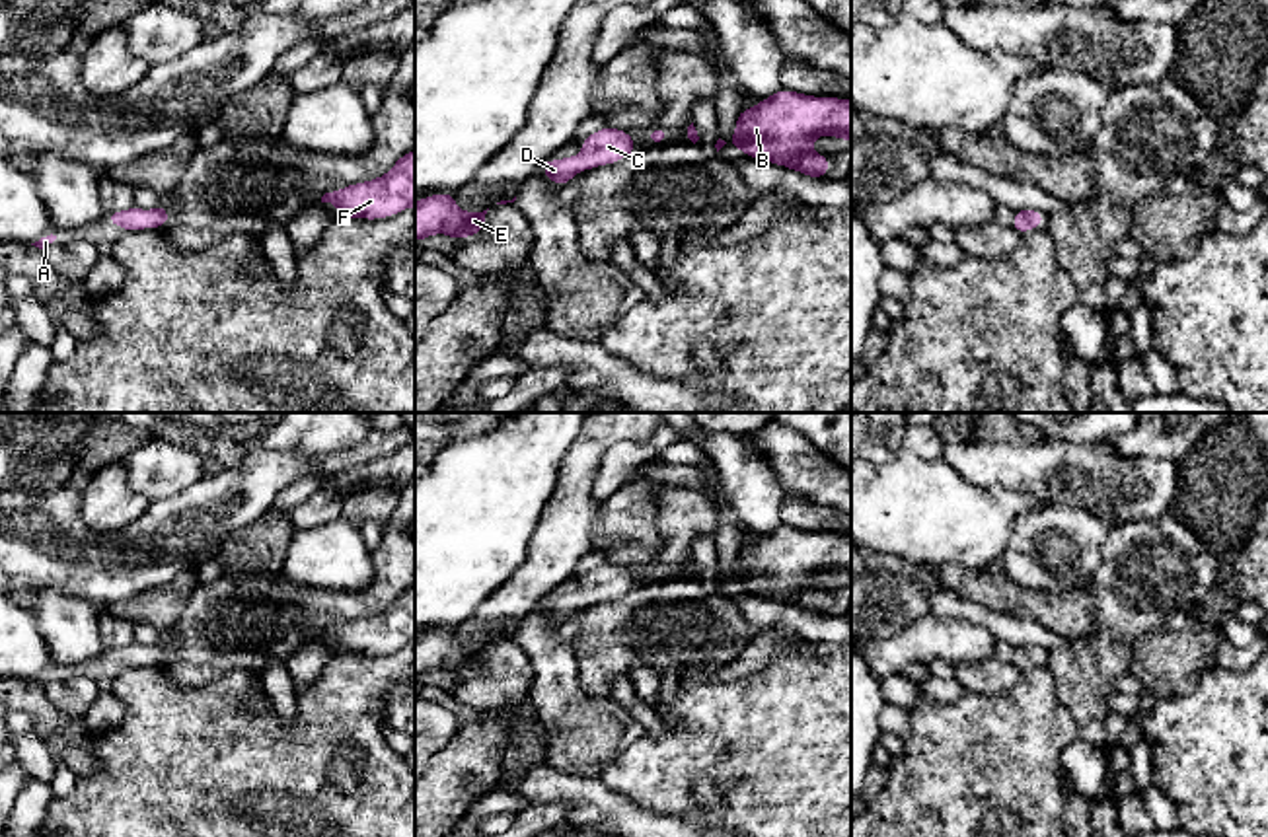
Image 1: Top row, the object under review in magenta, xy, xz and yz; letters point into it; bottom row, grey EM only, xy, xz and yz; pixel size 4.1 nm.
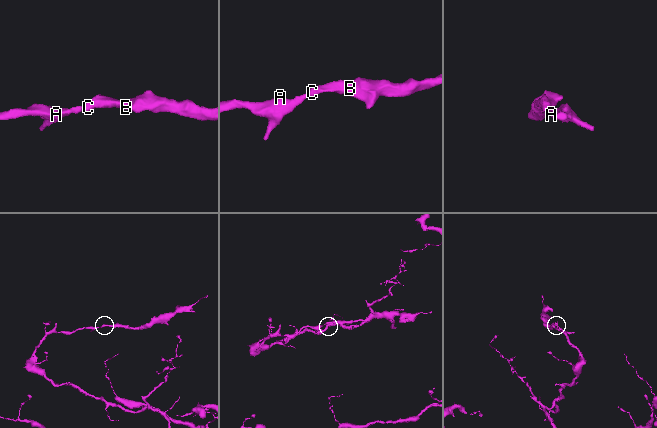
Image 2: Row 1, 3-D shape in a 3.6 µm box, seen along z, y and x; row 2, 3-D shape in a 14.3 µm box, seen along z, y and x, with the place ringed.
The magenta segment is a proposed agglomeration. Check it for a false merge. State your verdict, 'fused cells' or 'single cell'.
single cell

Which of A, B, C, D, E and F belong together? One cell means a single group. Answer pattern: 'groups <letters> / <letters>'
groups A B C D E F

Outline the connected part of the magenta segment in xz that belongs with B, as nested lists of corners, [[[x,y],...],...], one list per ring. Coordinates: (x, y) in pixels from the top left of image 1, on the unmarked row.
[[[779,526],[748,547],[738,547],[728,580],[750,594],[822,615],[830,598],[810,586],[820,570],[851,578],[851,535],[814,533]]]

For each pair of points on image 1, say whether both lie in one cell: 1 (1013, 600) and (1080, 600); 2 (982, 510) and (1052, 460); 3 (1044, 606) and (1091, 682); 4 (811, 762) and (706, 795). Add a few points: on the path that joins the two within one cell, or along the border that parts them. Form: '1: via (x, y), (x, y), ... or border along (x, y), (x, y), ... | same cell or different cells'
1: via (1029, 604), (1064, 604) | same cell
2: border along (967, 477), (978, 485), (1007, 487), (1050, 503) | different cells
3: border along (1089, 596), (1095, 627), (1085, 635), (1068, 639) | different cells
4: border along (700, 775), (721, 797), (721, 810), (715, 816) | different cells

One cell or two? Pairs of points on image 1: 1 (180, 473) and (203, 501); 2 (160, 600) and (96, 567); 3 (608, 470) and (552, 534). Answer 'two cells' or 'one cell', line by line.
1: two cells
2: two cells
3: two cells

